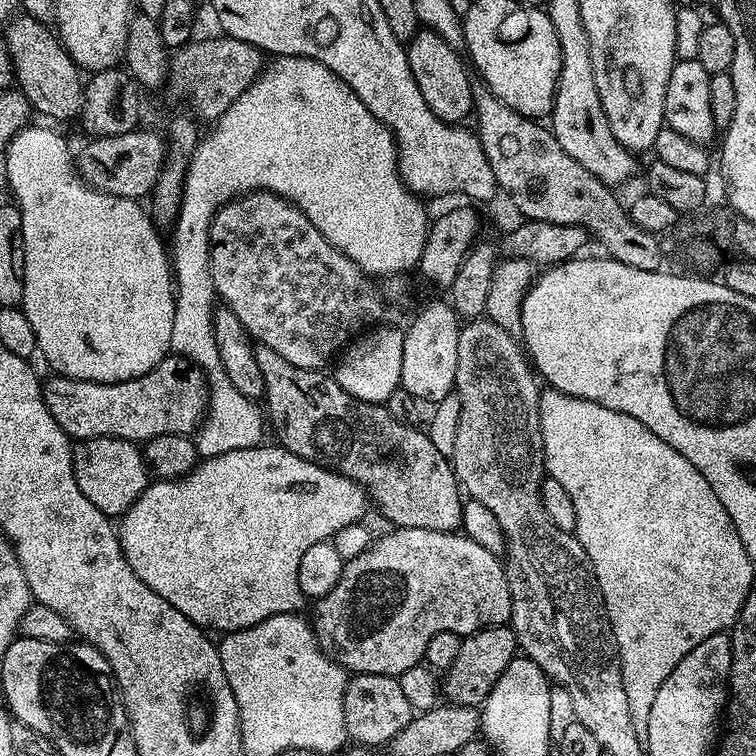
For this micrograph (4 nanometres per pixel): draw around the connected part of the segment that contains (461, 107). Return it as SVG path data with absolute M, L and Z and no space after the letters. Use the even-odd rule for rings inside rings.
M429 30L416 31L411 40L407 41L406 51L410 74L414 74L414 82L418 82L418 90L422 90L422 98L426 98L426 106L430 106L435 116L453 126L464 122L467 116L469 119L473 115L474 80L468 77L470 68L465 57L457 49L451 48L445 38Z

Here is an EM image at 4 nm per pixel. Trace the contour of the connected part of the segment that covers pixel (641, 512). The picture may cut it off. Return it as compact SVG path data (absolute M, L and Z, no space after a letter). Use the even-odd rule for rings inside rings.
M545 387L540 394L540 425L542 426L542 442L544 443L544 466L547 475L557 480L566 494L574 502L576 515L575 535L582 542L582 550L586 550L588 560L592 563L592 573L596 576L598 586L604 595L604 605L608 611L608 621L616 639L616 648L620 652L620 669L622 670L622 686L626 686L626 702L630 706L630 722L634 725L634 735L640 745L648 743L648 727L650 726L650 709L654 706L654 697L662 690L662 682L670 678L670 670L694 650L710 634L728 632L740 617L742 606L746 602L746 594L750 594L750 582L754 578L754 562L746 554L746 546L742 546L742 538L738 538L738 530L734 530L734 522L730 522L730 514L726 514L726 506L718 502L718 494L710 490L710 482L702 478L702 474L678 450L666 446L658 434L646 430L638 418L630 418L630 414L622 414L610 410L606 406L598 406L580 396L566 396L556 388Z

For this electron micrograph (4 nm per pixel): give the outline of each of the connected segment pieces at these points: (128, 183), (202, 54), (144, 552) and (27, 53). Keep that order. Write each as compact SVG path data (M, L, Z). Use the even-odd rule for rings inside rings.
M127 132L117 136L98 136L89 139L89 144L81 152L78 152L78 171L84 177L84 183L105 192L111 196L121 196L127 200L139 201L140 196L147 197L152 188L158 182L158 178L164 169L164 161L168 159L168 149L163 135L156 132Z
M217 35L217 40L200 40L189 42L179 49L178 56L188 67L188 92L192 95L195 115L201 121L215 122L265 71L260 49L246 42L236 40L234 36Z
M264 447L230 450L230 454L210 456L201 459L195 470L180 480L156 480L149 483L148 489L137 498L134 506L130 506L130 510L124 513L119 521L120 545L126 562L130 562L130 570L134 570L134 574L138 574L138 578L142 578L142 582L146 582L146 586L150 586L150 590L154 590L154 594L166 598L166 602L170 602L170 606L174 606L174 610L186 614L186 618L190 618L190 622L194 622L199 628L205 630L217 628L220 634L227 634L249 628L266 618L283 612L299 613L300 607L306 603L298 580L299 562L302 560L302 556L315 543L331 541L338 530L351 524L361 523L363 514L369 507L370 500L365 489L349 476L344 476L331 468L323 468L321 464L315 464L306 458L298 458L298 454L288 451L287 448Z
M13 19L7 25L8 33L2 36L12 56L12 70L18 91L39 115L41 112L52 120L72 120L75 116L77 119L84 107L85 81L80 80L81 69L70 58L60 43L59 35L51 27L41 20L23 19Z

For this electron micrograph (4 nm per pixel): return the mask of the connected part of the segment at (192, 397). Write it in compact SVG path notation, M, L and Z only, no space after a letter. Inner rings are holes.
M175 354L165 356L162 362L158 362L158 366L154 366L146 374L142 374L133 380L118 382L117 384L99 384L98 382L90 382L89 380L72 380L68 376L61 376L59 374L52 374L49 377L49 380L45 379L42 384L46 406L50 410L54 422L58 422L58 426L62 426L62 430L76 442L89 440L90 438L102 438L103 436L113 436L119 440L131 440L133 442L147 442L153 440L156 436L186 436L195 433L201 427L202 421L208 411L210 387L204 370L199 368L197 364L193 364L191 360L185 360L183 356Z

